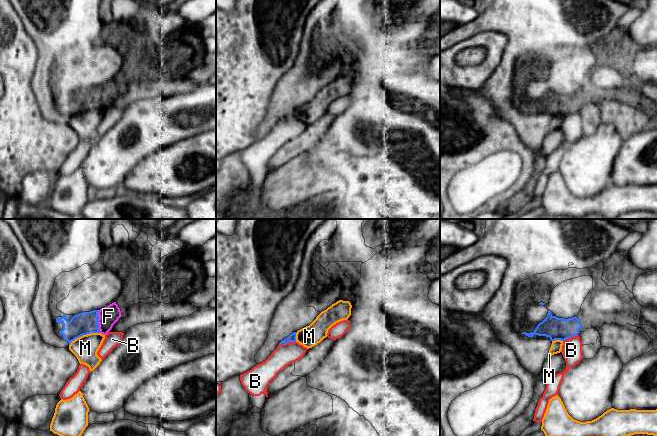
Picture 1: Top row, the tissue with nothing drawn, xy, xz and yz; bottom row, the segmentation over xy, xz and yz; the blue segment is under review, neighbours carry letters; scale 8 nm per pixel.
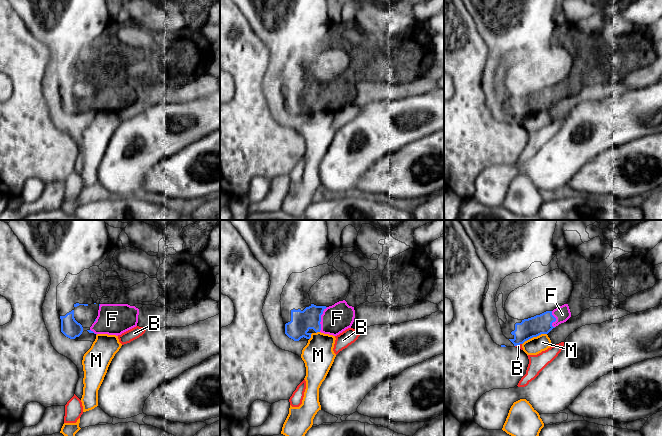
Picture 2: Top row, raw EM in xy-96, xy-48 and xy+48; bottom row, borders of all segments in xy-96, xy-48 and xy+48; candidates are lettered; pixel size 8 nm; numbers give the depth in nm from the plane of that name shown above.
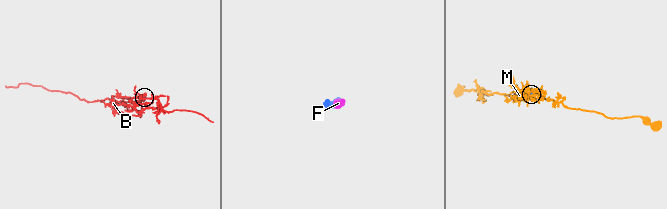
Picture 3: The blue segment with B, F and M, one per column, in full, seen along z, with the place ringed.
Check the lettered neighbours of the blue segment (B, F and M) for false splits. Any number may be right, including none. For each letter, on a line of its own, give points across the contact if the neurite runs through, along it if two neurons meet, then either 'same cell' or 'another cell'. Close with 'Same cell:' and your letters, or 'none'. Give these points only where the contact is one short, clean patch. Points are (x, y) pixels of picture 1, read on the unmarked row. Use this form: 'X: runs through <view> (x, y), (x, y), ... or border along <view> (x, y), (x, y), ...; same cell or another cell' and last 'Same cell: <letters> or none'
B: border along xz (295, 117), (279, 121); another cell
F: runs through xy (84, 99), (97, 97), (102, 97), (108, 92); same cell
M: border along xy (99, 108), (83, 110), (75, 114), (69, 121); another cell
Same cell: F

